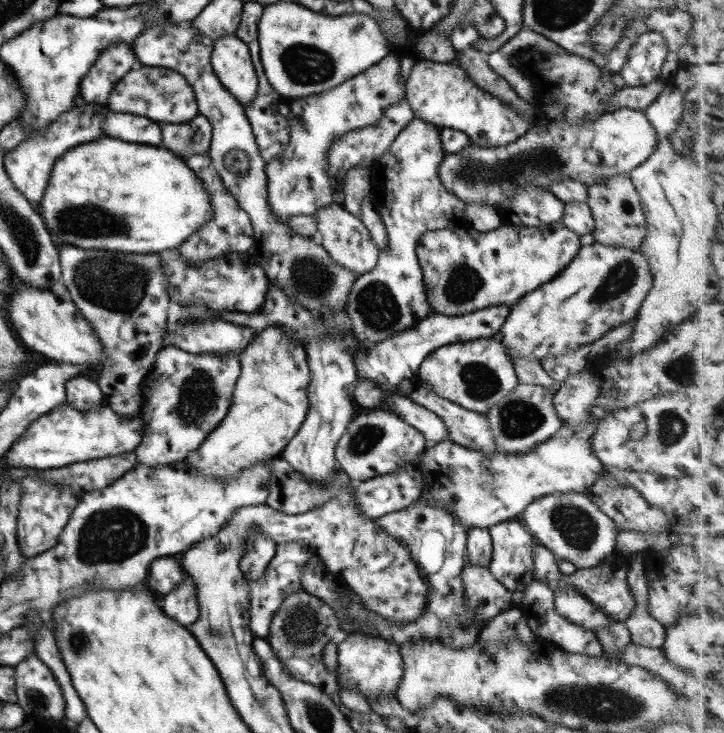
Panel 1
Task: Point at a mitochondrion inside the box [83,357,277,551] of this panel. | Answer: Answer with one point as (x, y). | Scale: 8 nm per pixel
(198, 398)

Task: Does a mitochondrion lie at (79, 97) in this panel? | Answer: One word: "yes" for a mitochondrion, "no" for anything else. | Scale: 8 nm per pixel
no

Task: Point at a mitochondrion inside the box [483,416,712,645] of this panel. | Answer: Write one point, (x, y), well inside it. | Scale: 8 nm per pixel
(577, 526)

